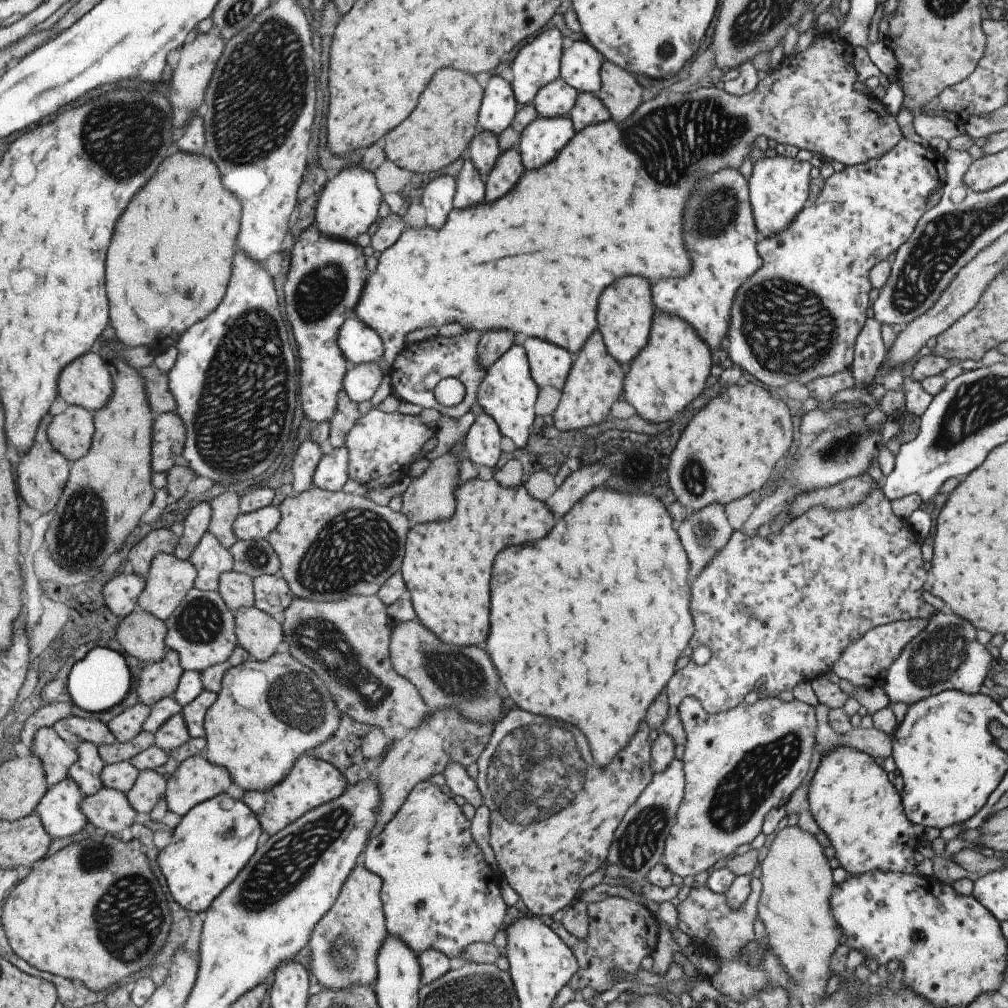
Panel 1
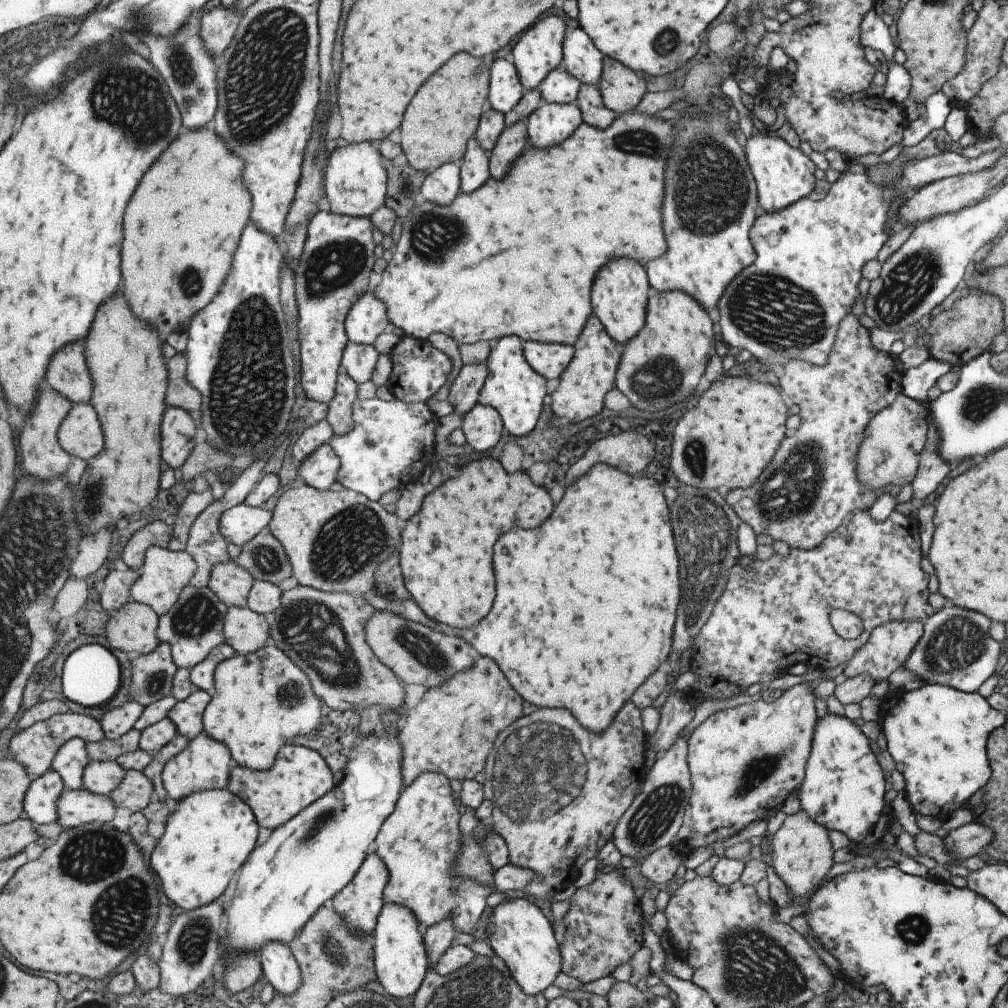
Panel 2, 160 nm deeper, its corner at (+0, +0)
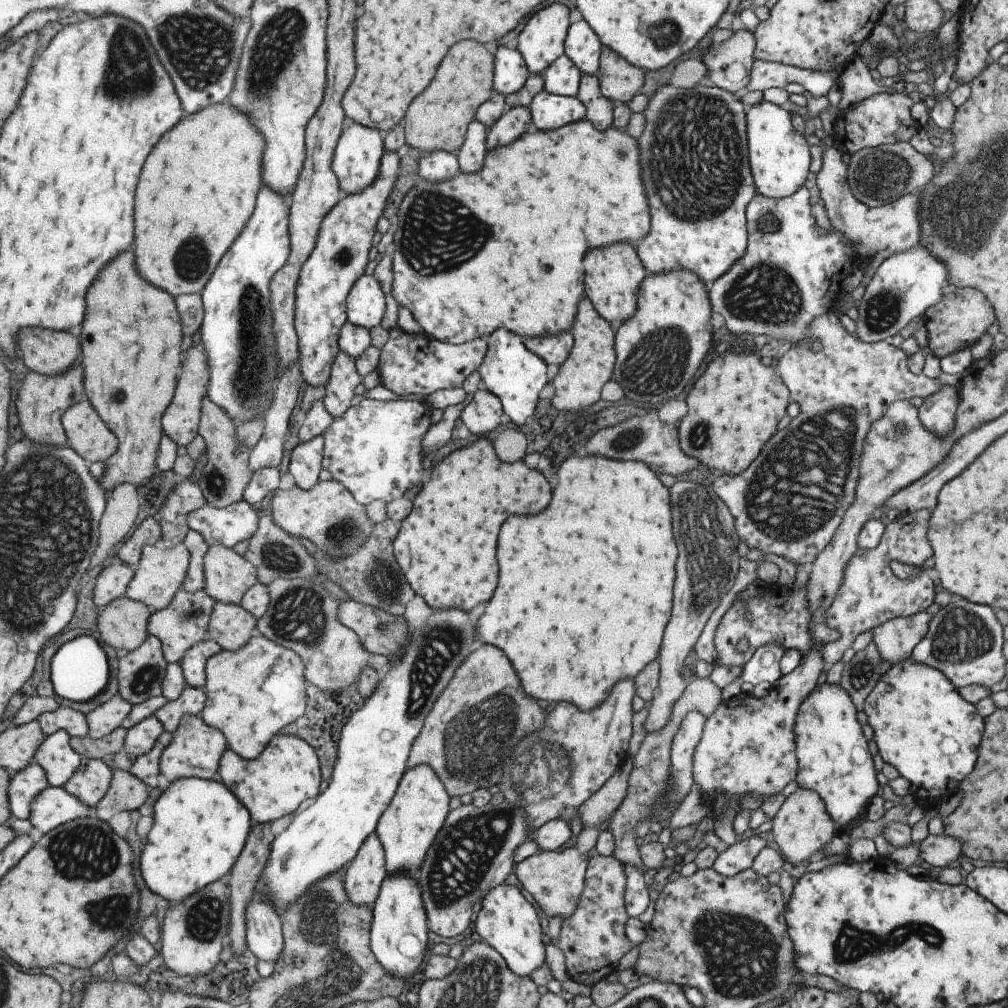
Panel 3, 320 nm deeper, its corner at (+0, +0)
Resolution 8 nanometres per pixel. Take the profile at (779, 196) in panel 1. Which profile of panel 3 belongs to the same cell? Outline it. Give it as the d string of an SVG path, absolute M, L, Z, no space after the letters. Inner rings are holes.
M762 99L744 113L748 163L756 192L773 199L784 197L803 186L810 165L810 150L790 121L790 114L781 106Z

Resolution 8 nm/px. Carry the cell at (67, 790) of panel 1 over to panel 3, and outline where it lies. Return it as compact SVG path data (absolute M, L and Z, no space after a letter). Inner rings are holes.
M35 762L27 764L23 770L14 773L9 788L12 816L27 820L33 800L47 786L46 774Z

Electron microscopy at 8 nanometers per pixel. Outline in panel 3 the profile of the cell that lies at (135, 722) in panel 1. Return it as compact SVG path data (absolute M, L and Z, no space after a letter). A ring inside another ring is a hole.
M118 694L84 715L87 723L87 735L98 739L113 731L131 710L131 705Z

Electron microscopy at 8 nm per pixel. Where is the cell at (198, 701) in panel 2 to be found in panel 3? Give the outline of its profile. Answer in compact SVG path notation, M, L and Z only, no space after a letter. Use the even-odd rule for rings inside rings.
M187 685L175 700L167 701L153 716L159 721L163 731L172 733L183 718L189 715L199 716L205 699L202 689Z

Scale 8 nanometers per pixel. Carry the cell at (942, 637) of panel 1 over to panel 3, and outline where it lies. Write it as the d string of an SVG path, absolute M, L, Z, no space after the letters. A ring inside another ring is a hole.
M963 597L940 607L928 622L925 636L915 645L910 658L916 663L939 669L957 688L979 684L990 688L1005 676L1002 626L991 608L979 606Z

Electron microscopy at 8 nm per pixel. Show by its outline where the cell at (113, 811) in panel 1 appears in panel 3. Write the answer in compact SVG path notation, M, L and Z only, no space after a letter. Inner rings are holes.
M47 786L31 804L27 820L36 835L79 817L92 816L92 810L70 795L63 787Z

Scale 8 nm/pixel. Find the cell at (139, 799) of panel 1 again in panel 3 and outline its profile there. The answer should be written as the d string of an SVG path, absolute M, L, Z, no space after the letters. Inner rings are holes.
M113 769L111 772L109 786L92 810L92 816L105 822L123 810L135 811L144 803L148 790L129 771Z

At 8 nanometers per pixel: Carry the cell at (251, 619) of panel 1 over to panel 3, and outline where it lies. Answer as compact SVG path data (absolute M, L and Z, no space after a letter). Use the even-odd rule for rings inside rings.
M215 601L206 624L206 636L226 651L237 650L256 634L256 618L241 605Z

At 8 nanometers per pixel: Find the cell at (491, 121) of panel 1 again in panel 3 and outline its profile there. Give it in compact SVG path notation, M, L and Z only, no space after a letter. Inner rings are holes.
M493 46L492 90L508 95L518 91L529 75L523 57L516 48Z

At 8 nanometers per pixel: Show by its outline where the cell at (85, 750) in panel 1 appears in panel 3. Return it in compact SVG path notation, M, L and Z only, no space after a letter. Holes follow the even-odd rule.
M59 729L46 735L34 750L32 760L43 769L48 786L62 787L79 766L80 756L70 747L70 738Z

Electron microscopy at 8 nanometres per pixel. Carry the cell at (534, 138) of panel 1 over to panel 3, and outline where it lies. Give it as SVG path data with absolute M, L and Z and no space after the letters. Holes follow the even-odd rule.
M544 88L532 96L528 104L531 127L540 131L552 131L560 126L584 118L584 106L575 97L554 95Z

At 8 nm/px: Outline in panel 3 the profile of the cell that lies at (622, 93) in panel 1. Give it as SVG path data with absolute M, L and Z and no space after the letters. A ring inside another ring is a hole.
M601 47L596 72L601 94L611 102L624 103L643 84L643 72L638 66L622 59L610 48Z

